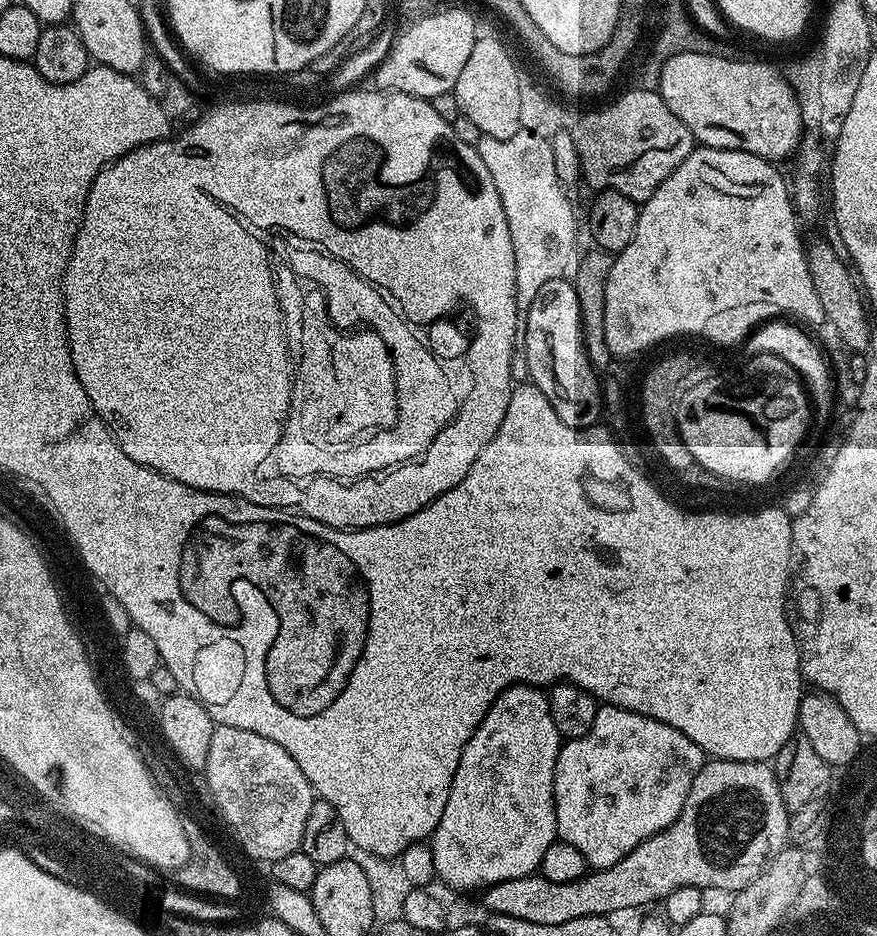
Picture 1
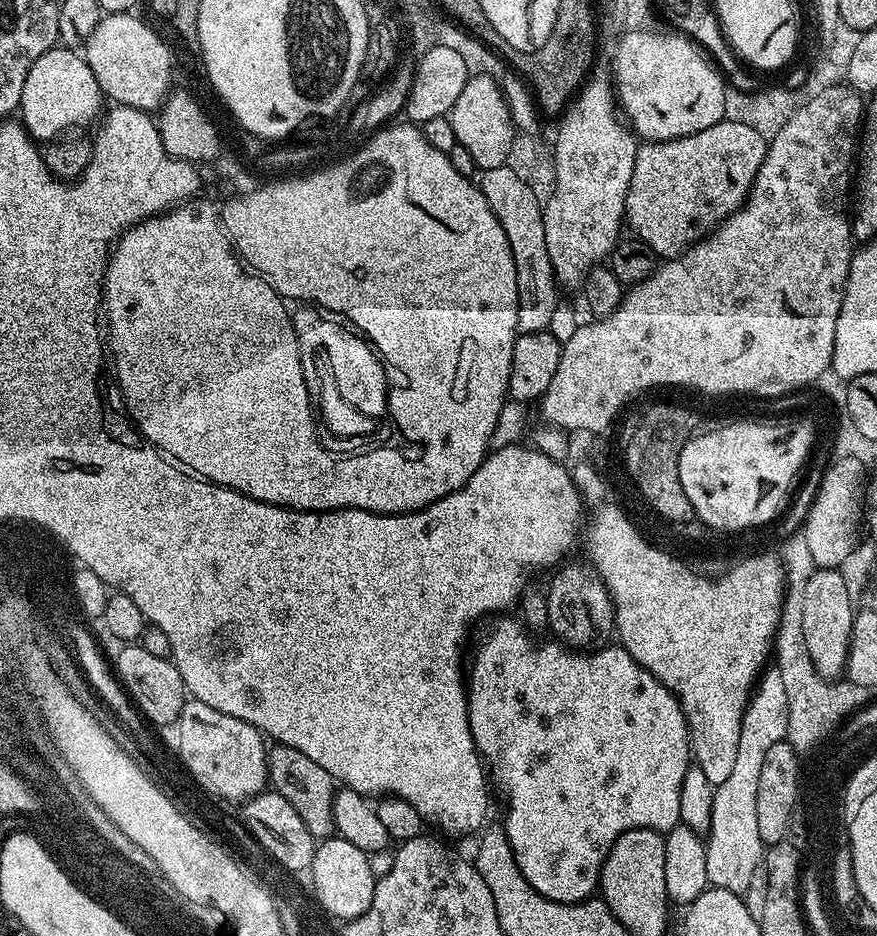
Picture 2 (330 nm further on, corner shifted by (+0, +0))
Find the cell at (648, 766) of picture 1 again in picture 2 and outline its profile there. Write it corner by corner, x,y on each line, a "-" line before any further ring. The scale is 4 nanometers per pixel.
512,614
501,615
497,620
500,621
481,638
476,653
470,656
470,667
466,672
468,728
472,731
477,752
486,758
491,771
492,768
496,771
496,780
508,799
508,813
504,816
502,827
526,882
530,882
538,894
554,902
581,904
599,889
600,871
618,837
635,828
653,828
656,832
666,834
680,823
682,778
686,778
686,770
690,767
688,723
684,720
684,711
680,709
675,694
662,686
662,682
658,682
658,678
654,678
654,674
636,662
624,648
600,646
592,651
573,650
559,642
540,644
536,648
529,629
521,621
520,625

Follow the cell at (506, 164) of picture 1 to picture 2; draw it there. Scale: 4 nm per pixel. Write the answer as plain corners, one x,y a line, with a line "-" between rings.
512,167
481,168
474,177
476,189
486,198
490,210
498,218
510,242
510,254
514,258
514,270
518,282
517,333
543,332
558,303
558,285
554,266
550,262
550,250
546,250
546,230
544,229
544,209
541,197
536,197
533,185

